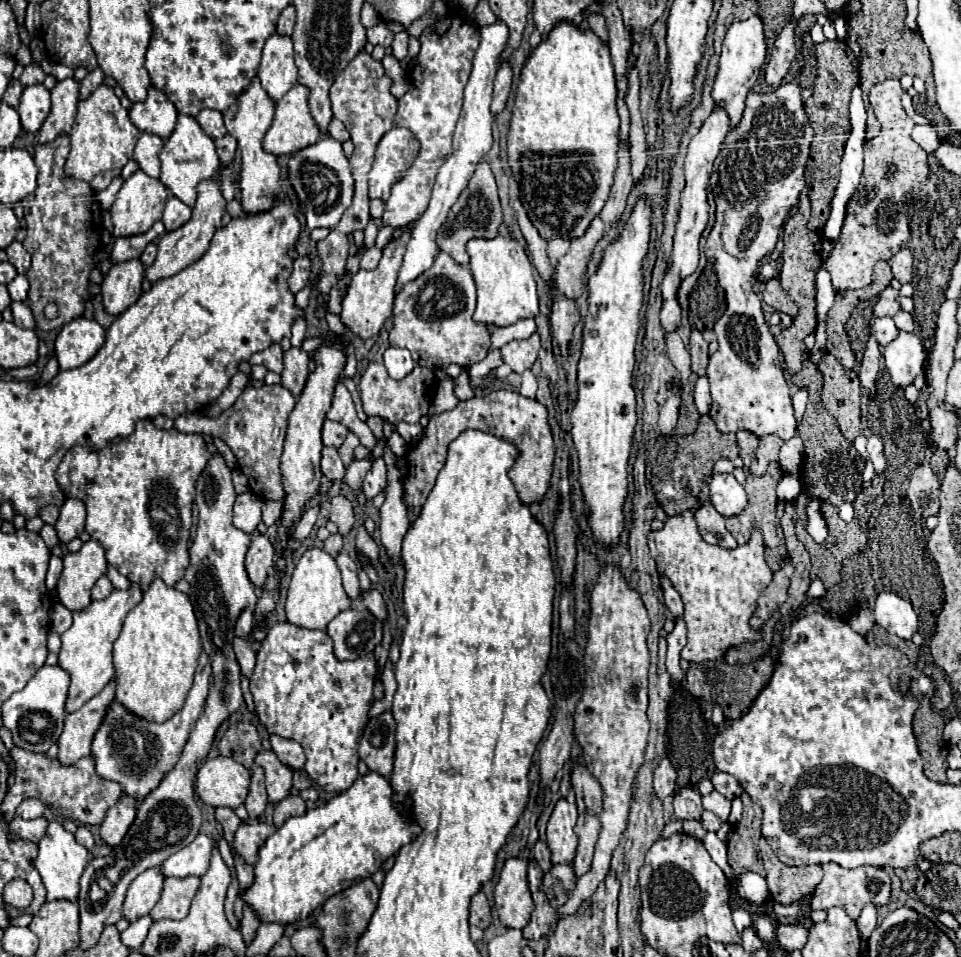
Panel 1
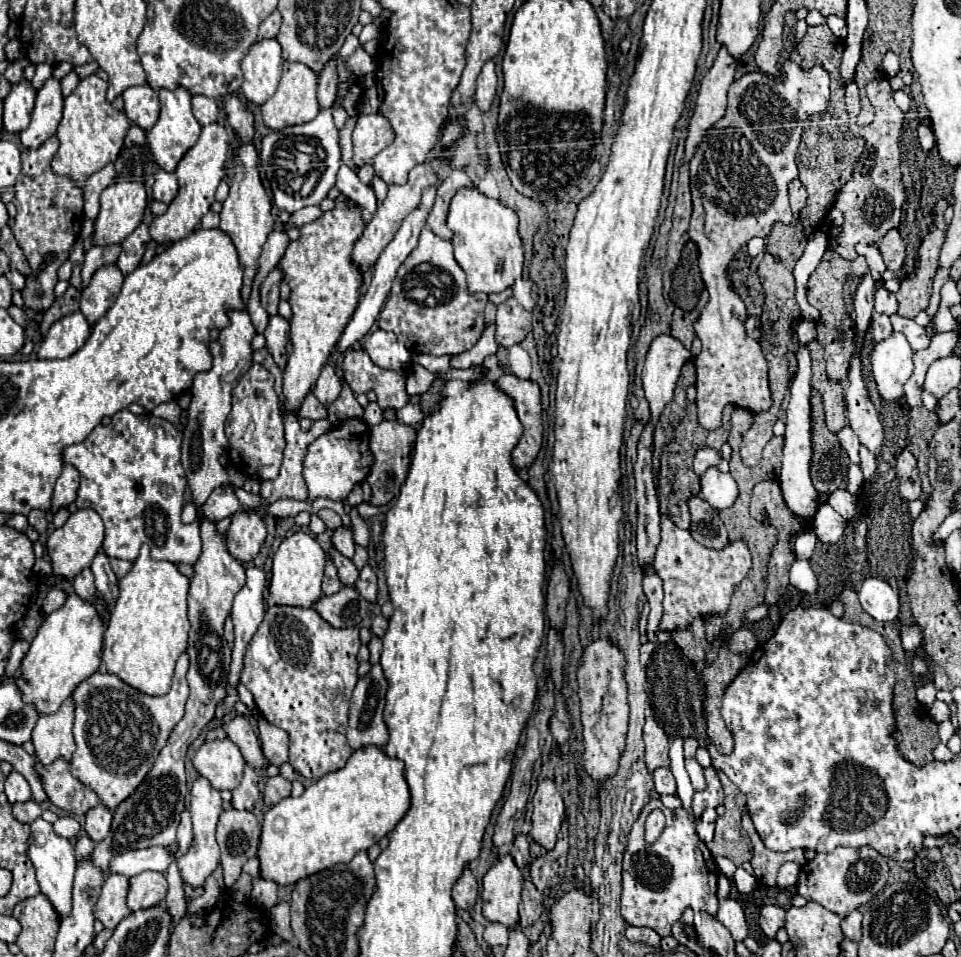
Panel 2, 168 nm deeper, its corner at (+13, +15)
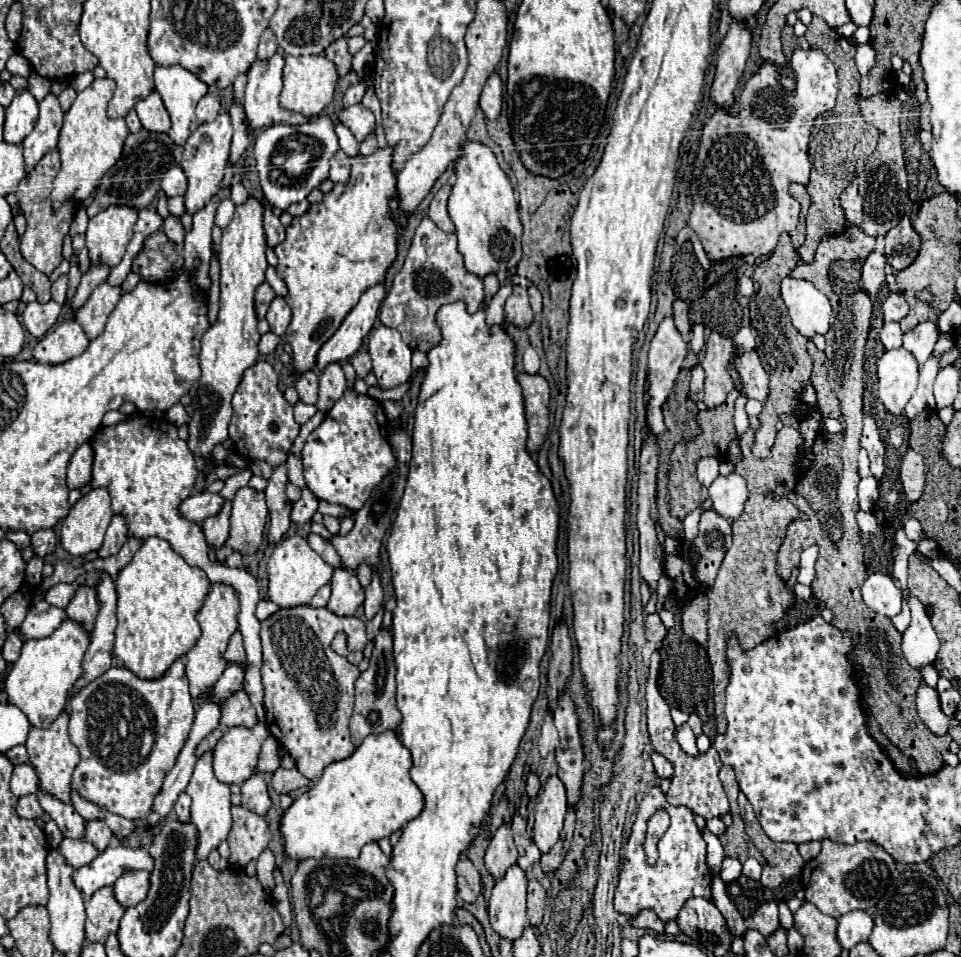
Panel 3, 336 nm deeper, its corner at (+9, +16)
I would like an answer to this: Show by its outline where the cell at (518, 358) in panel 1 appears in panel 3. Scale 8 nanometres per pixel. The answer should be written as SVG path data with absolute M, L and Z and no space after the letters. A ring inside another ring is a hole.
M515 286L505 302L505 322L515 328L527 328L533 322L533 310L529 306L529 296L523 286Z

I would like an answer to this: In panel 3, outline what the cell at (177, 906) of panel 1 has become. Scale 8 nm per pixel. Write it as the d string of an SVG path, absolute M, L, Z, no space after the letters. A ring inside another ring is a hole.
M129 870L129 872L125 872L125 874L113 884L115 898L117 898L125 908L139 904L141 900L147 898L147 888L151 886L149 876L151 876L151 874L149 874L147 870Z

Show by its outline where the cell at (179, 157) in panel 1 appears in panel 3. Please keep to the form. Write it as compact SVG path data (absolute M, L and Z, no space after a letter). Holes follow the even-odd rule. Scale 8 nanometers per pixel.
M159 66L155 68L155 90L161 94L171 118L167 136L171 136L175 144L185 146L189 134L199 126L195 120L195 104L207 94L207 84L181 66Z

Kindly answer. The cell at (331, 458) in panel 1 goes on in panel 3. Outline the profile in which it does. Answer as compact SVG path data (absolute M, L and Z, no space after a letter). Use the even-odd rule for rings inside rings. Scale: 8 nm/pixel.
M297 402L297 406L295 406L295 420L297 420L299 424L305 424L307 420L311 420L311 418L315 416L315 412L317 412L315 406L309 406L309 404L303 404L303 402Z

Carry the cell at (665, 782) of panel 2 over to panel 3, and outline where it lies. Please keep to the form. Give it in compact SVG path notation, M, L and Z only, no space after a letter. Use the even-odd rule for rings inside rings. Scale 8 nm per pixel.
M653 752L651 760L653 760L655 772L657 772L657 776L659 776L661 780L665 780L665 778L671 778L671 776L673 776L673 766L671 766L671 762L669 762L669 760L665 760L661 754Z

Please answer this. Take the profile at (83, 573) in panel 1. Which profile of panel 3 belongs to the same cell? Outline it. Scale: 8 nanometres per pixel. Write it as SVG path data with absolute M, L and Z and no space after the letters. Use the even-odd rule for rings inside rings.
M105 488L87 492L83 498L79 498L79 502L69 510L69 516L63 520L63 526L61 526L61 546L63 546L63 550L67 550L71 556L85 556L85 554L101 548L105 530L111 522L111 516L113 516L113 512L111 512L109 492Z

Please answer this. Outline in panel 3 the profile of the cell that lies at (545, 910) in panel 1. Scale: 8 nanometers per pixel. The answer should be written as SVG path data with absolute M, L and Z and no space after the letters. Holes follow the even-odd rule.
M529 880L527 887L527 917L530 926L535 927L543 918L547 894L537 880Z

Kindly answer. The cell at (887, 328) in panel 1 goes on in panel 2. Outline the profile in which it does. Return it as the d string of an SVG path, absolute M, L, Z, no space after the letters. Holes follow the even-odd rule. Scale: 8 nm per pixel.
M887 315L873 317L873 321L871 321L871 329L873 329L873 337L875 337L875 341L883 341L883 339L887 339L887 337L893 333L893 327L891 327L891 321L889 321Z

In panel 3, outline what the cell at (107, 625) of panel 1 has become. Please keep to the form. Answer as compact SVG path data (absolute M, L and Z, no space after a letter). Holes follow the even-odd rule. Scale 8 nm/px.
M65 618L51 636L23 642L21 656L5 678L5 692L7 700L23 710L31 726L47 728L65 710L71 688L79 676L83 676L83 656L89 642L91 632L87 632L83 624L75 624L71 618Z

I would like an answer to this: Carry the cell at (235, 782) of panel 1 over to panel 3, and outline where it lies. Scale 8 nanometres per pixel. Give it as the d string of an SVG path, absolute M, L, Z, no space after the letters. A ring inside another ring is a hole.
M267 724L253 728L229 728L213 748L215 778L225 784L243 784L257 766L263 740L269 736Z

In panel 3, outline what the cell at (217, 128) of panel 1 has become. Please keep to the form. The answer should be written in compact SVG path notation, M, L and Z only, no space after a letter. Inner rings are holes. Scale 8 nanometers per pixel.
M211 94L203 96L199 100L199 104L197 104L197 122L205 124L205 122L215 120L217 114L219 114L219 108L221 108L221 104L219 104L219 100L215 96L211 96Z

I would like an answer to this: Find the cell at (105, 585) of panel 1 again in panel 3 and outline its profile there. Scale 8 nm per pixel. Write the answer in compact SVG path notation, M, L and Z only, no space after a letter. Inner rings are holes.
M81 584L77 588L77 594L73 596L73 600L67 606L67 616L71 620L81 622L87 630L93 630L97 610L99 610L99 604L97 604L95 588L87 586L87 584Z

